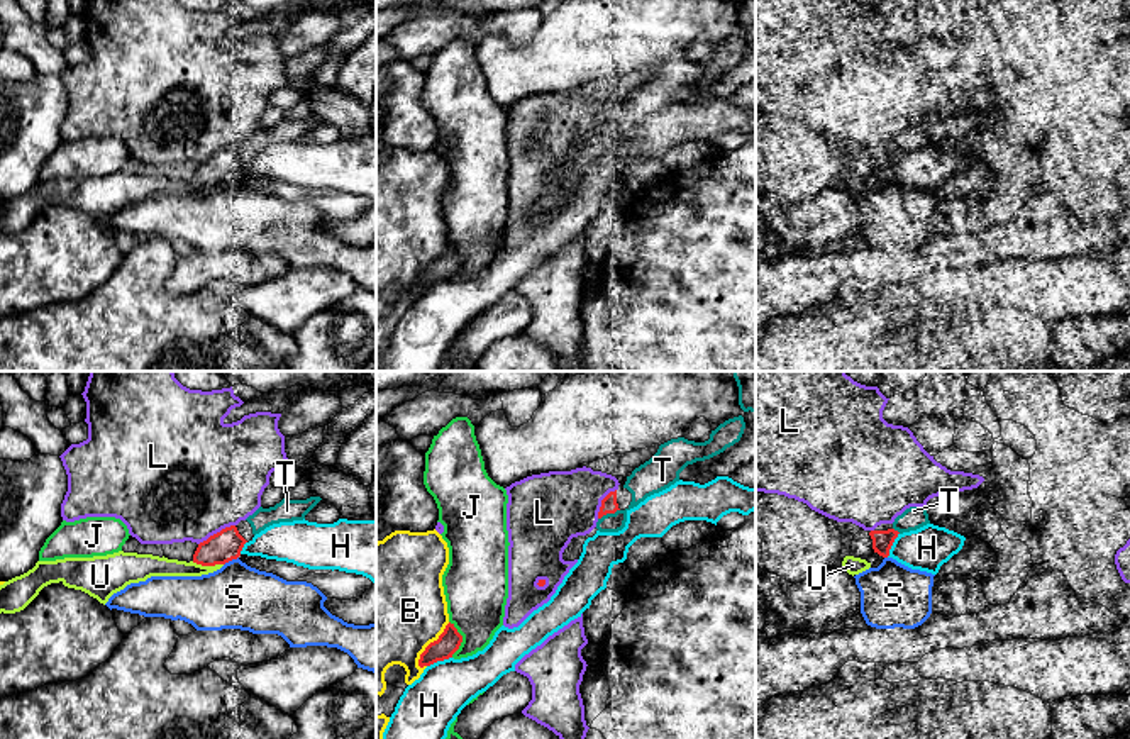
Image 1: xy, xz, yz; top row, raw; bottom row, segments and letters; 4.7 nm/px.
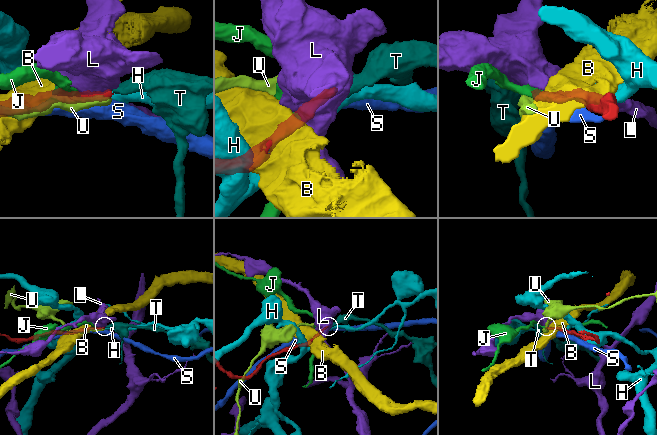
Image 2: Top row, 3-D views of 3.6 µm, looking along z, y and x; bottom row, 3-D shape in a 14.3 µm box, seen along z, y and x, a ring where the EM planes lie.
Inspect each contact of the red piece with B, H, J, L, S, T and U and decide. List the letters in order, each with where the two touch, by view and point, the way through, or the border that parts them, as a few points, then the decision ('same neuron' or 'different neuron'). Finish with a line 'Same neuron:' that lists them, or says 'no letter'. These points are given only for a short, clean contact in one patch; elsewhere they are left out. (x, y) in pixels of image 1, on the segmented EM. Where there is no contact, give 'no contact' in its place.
B: xz (429, 644) | different neuron
H: xz (439, 660) | different neuron
J: xz (461, 639) | different neuron
L: xy (217, 533) | different neuron
S: xy (231, 560) | different neuron
T: xz (609, 512) | same neuron
U: xy (207, 565) | different neuron
Same neuron: T

